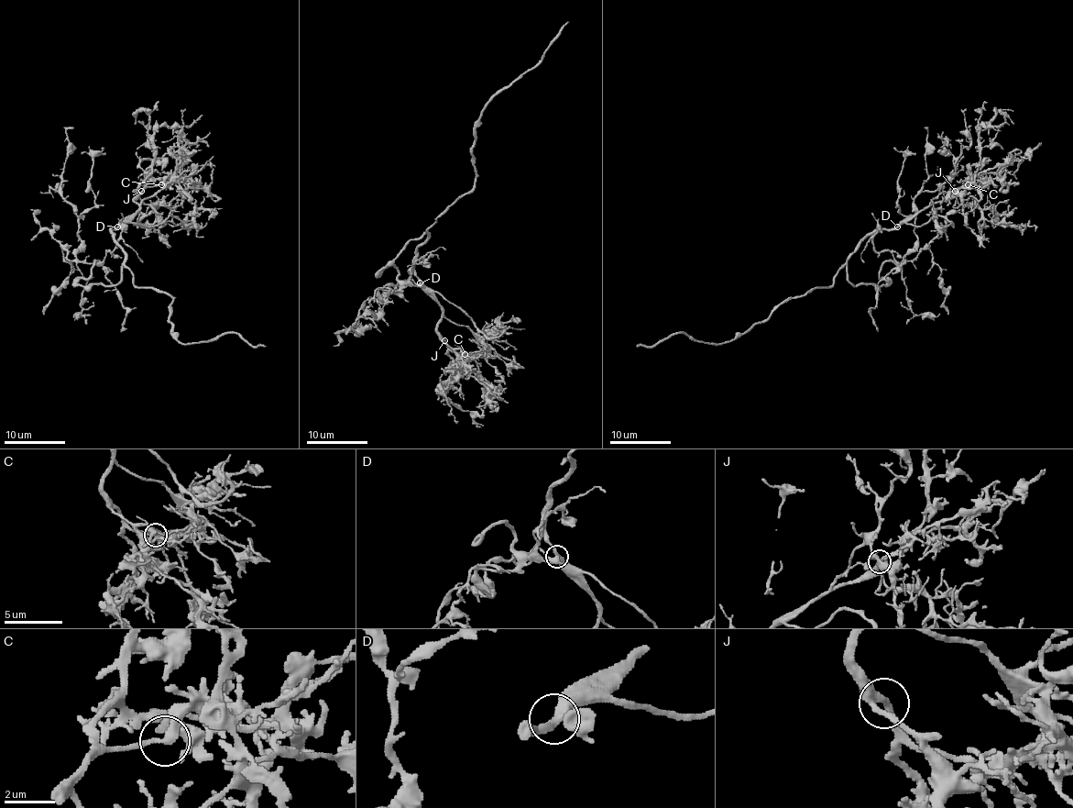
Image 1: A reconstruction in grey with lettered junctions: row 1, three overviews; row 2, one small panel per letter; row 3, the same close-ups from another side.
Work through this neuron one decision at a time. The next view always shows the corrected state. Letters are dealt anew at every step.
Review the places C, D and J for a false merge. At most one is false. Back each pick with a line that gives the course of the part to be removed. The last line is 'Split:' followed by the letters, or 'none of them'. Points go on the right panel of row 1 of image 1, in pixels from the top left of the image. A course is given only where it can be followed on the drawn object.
Split: none of them

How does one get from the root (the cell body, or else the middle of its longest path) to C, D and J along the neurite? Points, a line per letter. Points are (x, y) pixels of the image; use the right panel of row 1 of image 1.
C: (845, 268), (848, 256), (867, 236), (899, 226), (918, 212), (946, 201), (958, 189), (968, 184)
D: (845, 268), (848, 256), (867, 236), (897, 226)
J: (845, 268), (848, 256), (867, 236), (899, 226), (918, 212), (944, 201), (955, 191)

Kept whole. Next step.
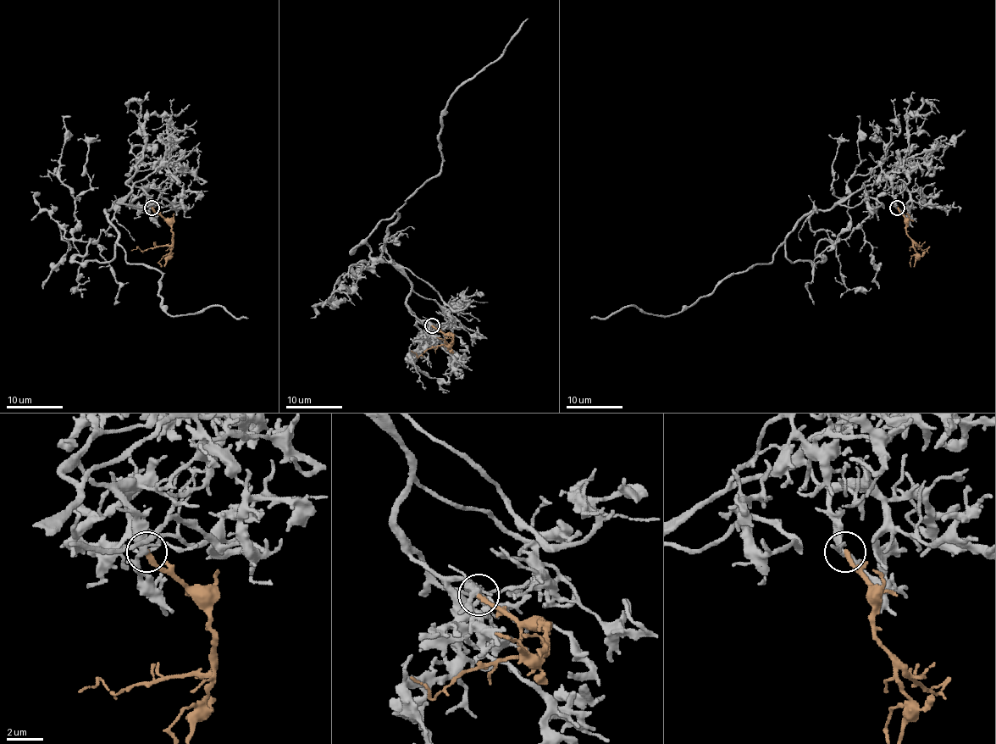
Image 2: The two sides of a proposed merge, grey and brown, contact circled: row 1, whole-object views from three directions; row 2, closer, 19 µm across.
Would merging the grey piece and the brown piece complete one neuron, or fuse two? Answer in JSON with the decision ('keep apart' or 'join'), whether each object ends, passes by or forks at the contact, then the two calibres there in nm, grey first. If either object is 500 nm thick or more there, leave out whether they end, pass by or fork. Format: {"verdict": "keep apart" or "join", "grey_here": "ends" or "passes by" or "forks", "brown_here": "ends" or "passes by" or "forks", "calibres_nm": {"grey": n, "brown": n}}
{"verdict": "keep apart", "grey_here": "forks", "brown_here": "ends", "calibres_nm": {"grey": 260, "brown": 260}}

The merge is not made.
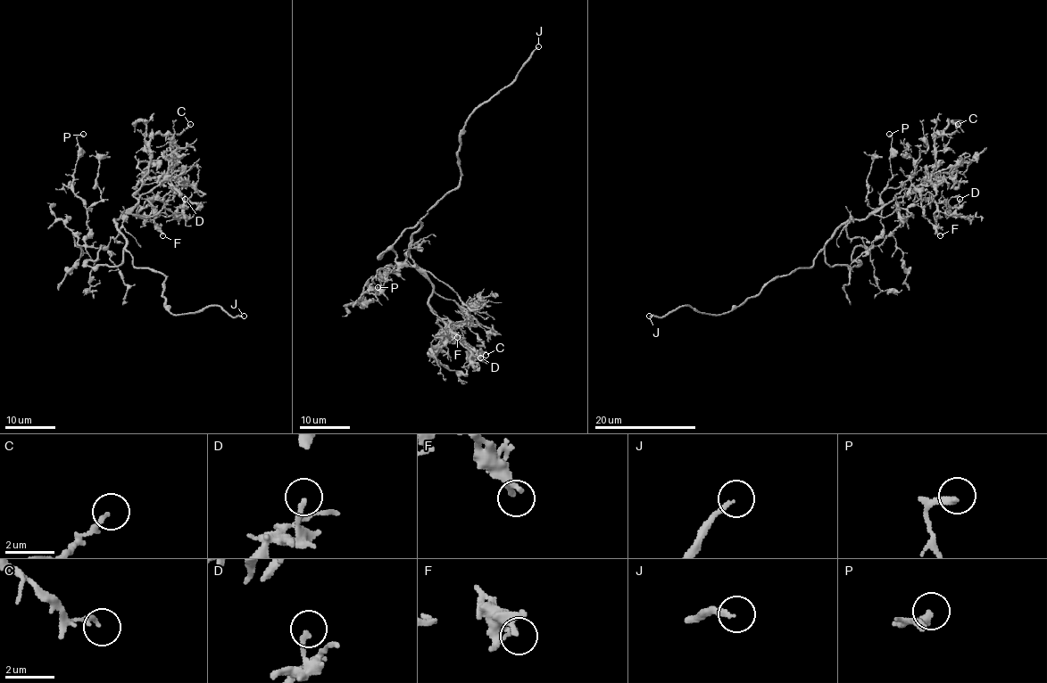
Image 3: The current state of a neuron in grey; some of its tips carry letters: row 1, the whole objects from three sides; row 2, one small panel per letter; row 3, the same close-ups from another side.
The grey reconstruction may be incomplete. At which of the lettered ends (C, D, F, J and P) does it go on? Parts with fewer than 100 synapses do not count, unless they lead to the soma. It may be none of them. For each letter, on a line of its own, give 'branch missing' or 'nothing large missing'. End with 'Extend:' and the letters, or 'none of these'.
C: nothing large missing
D: nothing large missing
F: nothing large missing
J: branch missing
P: nothing large missing
Extend: J

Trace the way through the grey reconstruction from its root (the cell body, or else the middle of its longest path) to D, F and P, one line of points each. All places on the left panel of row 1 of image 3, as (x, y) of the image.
D: (123, 251), (126, 239), (114, 220), (137, 202), (135, 194), (148, 199), (154, 209), (169, 215), (185, 199)
F: (123, 251), (126, 239), (114, 220), (137, 202), (133, 196), (137, 193), (153, 206), (156, 229), (162, 235)
P: (123, 251), (118, 266), (87, 263), (102, 247), (86, 242), (87, 208), (72, 190), (77, 138), (83, 134)

